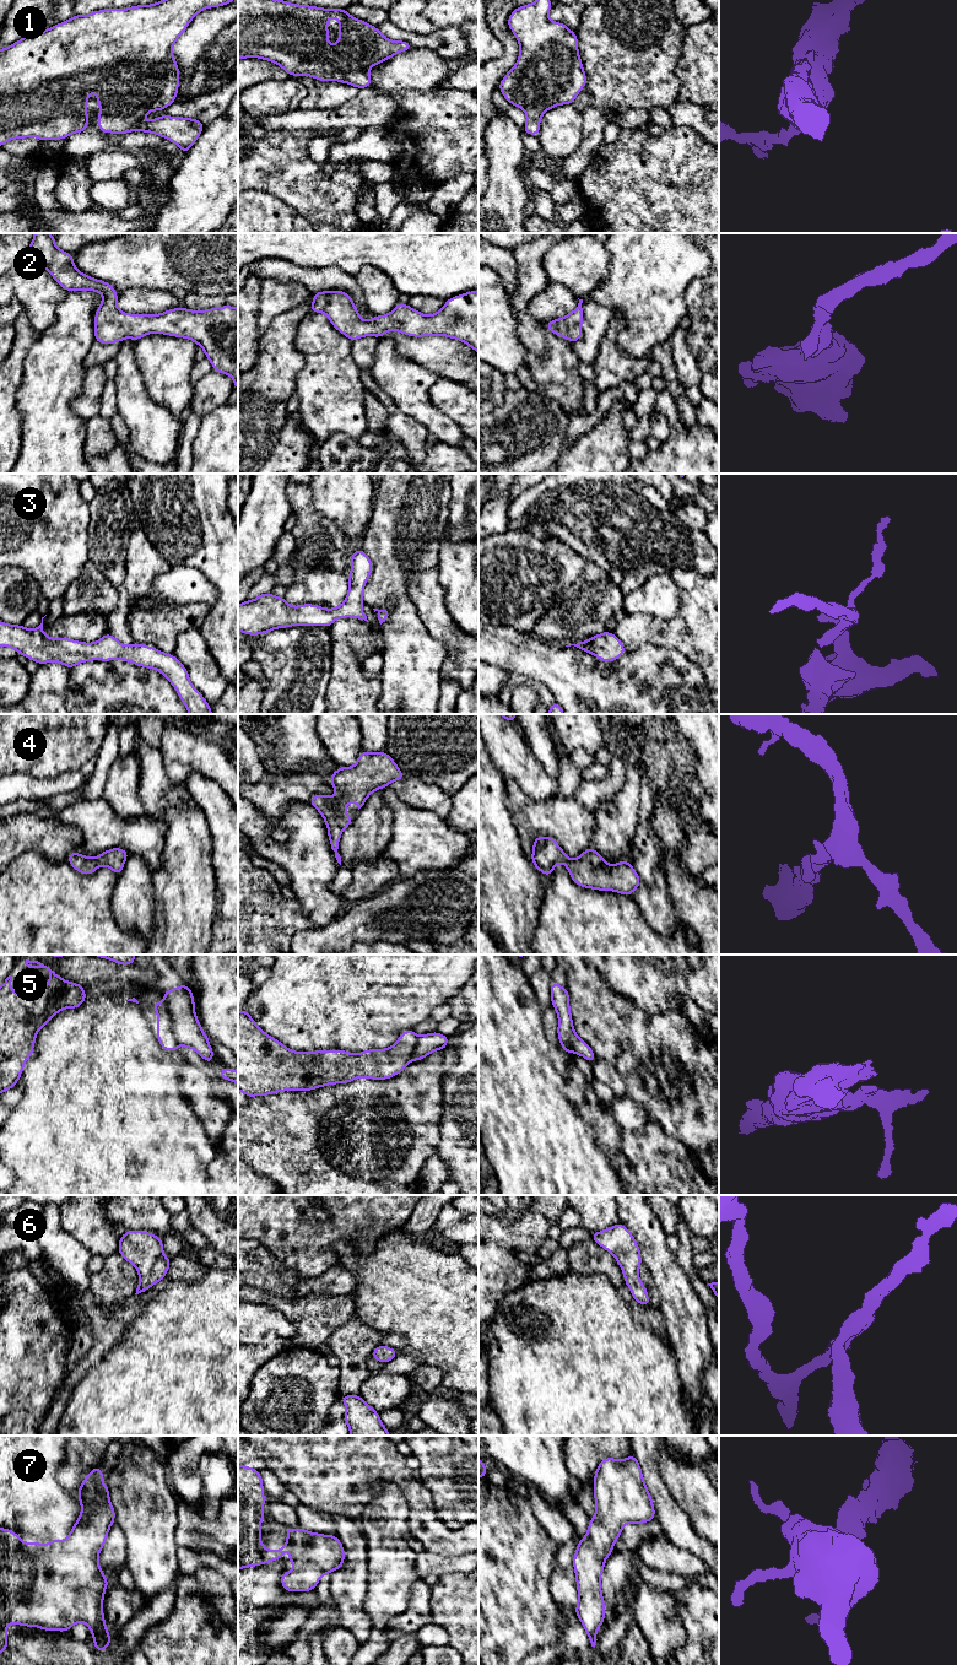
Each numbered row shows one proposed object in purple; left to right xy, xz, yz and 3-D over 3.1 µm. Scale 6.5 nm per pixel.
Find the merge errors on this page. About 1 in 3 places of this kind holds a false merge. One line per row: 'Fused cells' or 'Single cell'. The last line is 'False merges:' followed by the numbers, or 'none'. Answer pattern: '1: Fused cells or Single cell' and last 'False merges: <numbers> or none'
1: Single cell
2: Single cell
3: Single cell
4: Single cell
5: Fused cells
6: Single cell
7: Single cell
False merges: 5

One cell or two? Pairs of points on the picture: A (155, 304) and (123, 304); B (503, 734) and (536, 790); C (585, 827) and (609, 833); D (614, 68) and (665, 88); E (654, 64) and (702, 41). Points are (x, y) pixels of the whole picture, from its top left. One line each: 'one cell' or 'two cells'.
A: one cell
B: one cell
C: two cells
D: one cell
E: two cells

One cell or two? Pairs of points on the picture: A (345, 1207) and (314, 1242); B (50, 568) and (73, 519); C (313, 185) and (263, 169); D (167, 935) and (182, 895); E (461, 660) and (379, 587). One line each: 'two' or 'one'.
A: one
B: one
C: one
D: one
E: two

